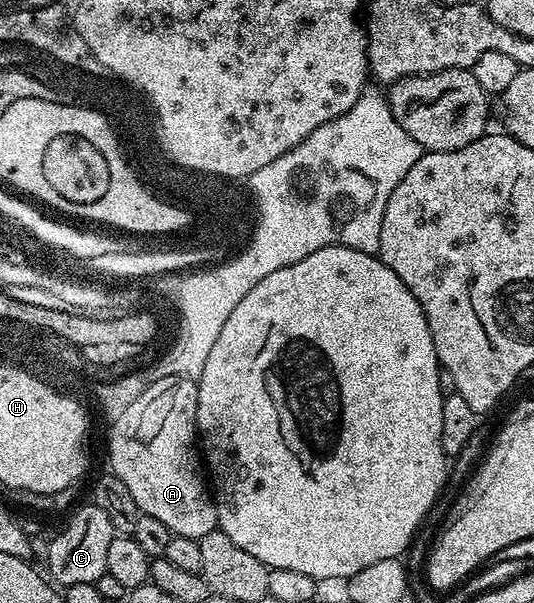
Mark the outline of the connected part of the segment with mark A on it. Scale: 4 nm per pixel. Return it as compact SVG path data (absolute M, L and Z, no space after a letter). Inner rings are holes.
M189 376L158 378L135 400L127 404L127 416L119 420L119 428L113 429L113 439L106 455L111 459L110 471L133 494L140 513L149 518L158 518L169 526L176 536L199 540L205 534L216 531L219 515L215 509L209 480L201 463L201 452L197 447L197 394L199 385Z

